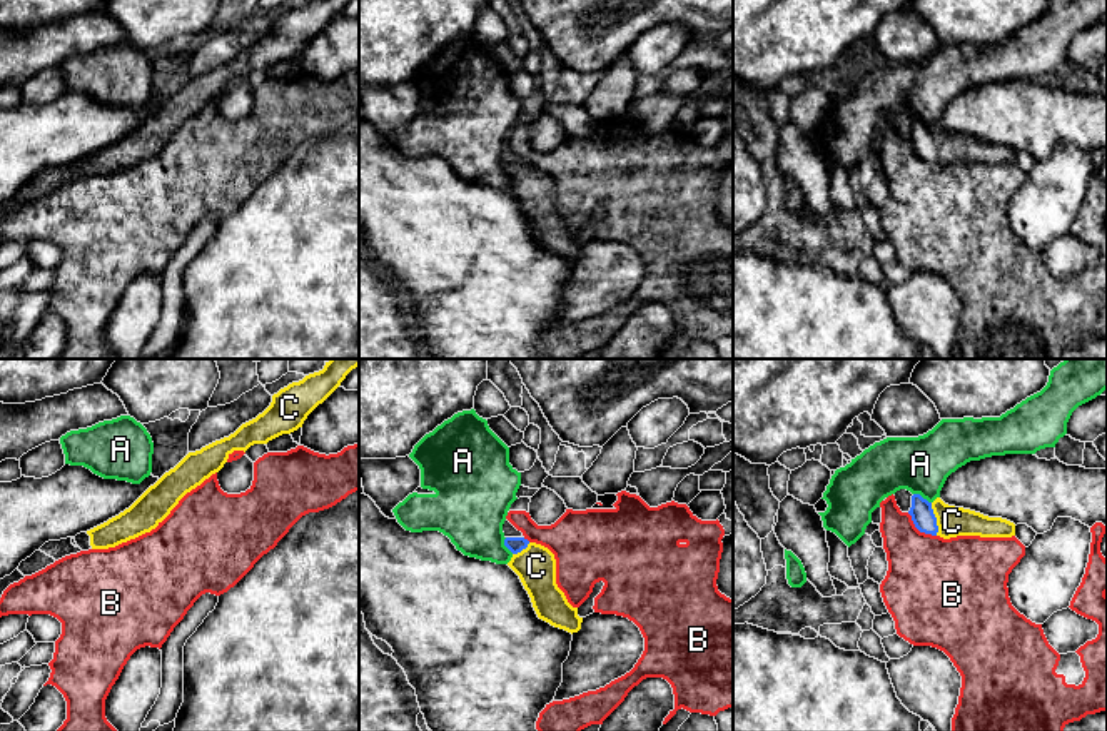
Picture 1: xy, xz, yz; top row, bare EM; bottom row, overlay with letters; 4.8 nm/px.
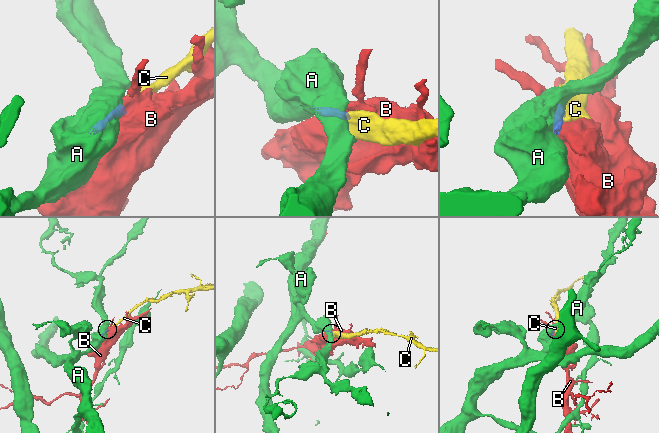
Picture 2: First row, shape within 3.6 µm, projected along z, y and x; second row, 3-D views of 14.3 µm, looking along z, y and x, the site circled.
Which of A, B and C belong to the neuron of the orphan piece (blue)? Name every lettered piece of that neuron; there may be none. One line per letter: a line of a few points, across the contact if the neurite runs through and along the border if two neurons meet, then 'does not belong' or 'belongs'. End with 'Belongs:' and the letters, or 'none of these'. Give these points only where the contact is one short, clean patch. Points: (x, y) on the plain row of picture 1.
A: does not belong
B: does not belong
C: line yz (922, 141), (935, 146), (952, 147); belongs
Belongs: C

